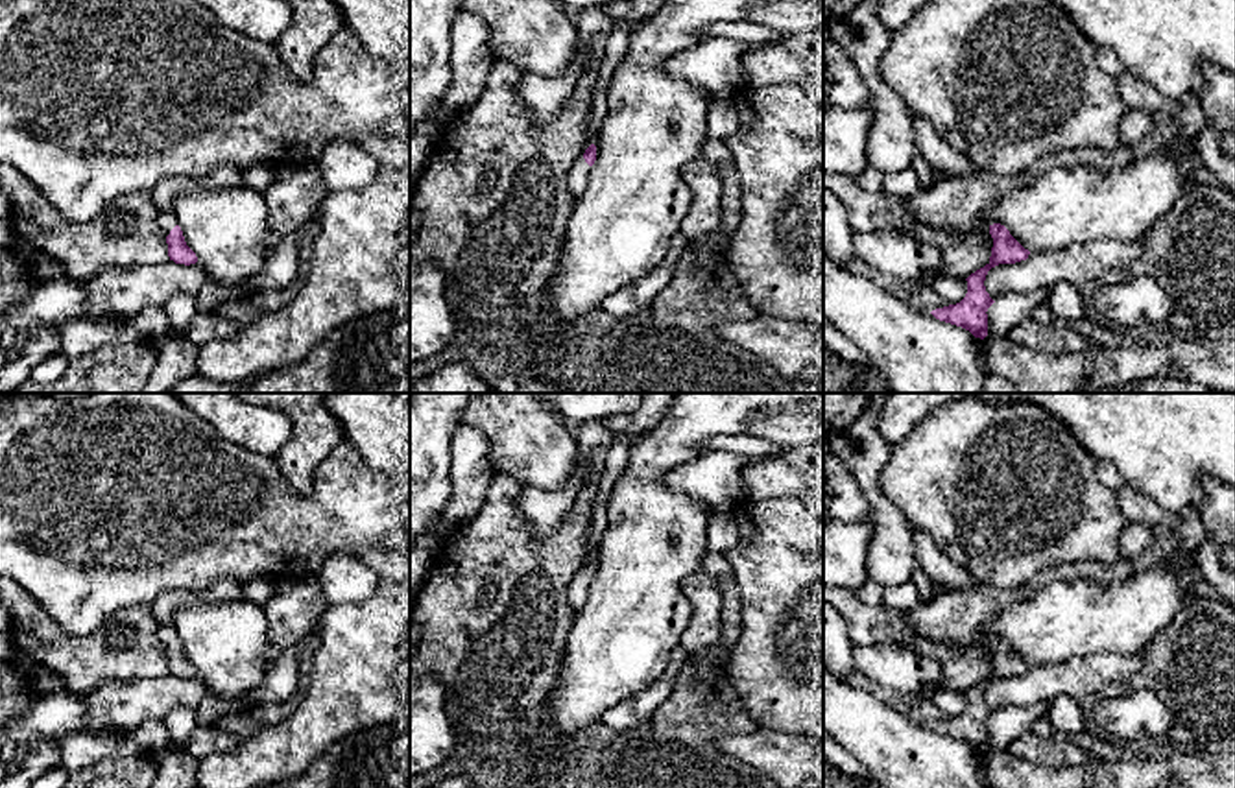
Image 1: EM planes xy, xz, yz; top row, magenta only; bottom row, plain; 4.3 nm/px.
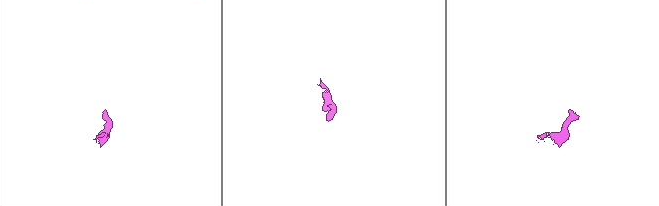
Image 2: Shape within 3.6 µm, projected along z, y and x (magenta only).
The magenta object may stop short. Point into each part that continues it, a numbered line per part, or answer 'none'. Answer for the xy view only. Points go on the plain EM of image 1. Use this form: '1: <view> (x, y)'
1: xy (167, 632)

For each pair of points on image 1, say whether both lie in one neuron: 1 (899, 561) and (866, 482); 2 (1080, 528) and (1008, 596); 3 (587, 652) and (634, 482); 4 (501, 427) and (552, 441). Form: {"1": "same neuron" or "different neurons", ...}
{"1": "same neuron", "2": "different neurons", "3": "same neuron", "4": "same neuron"}

